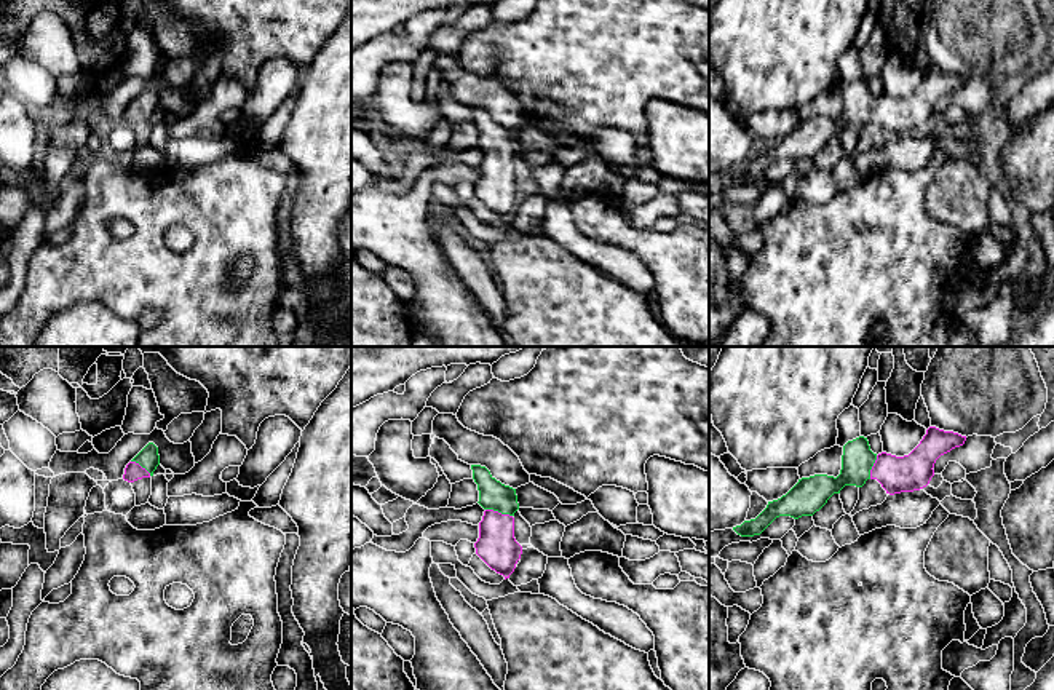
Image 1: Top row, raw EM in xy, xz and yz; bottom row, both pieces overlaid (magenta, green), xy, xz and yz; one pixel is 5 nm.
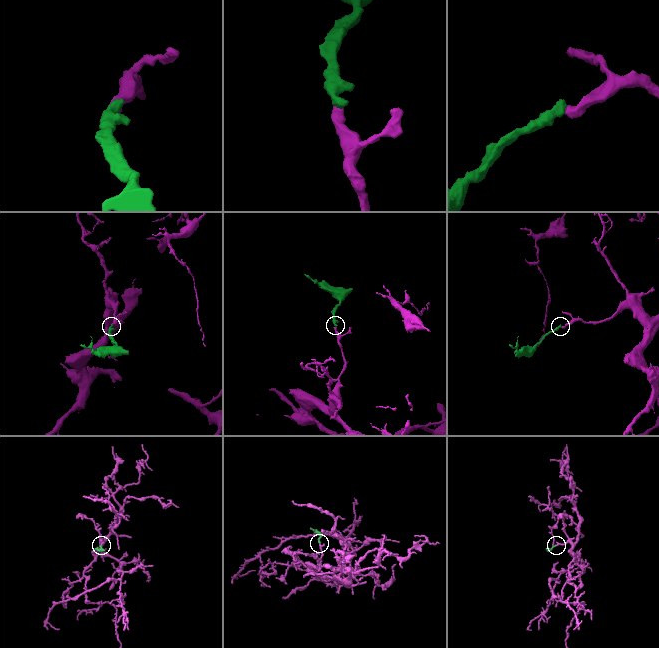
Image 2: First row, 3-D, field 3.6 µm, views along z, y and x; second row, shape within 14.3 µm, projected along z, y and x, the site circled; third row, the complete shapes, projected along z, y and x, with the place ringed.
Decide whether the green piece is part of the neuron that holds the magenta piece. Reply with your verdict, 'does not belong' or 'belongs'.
belongs

